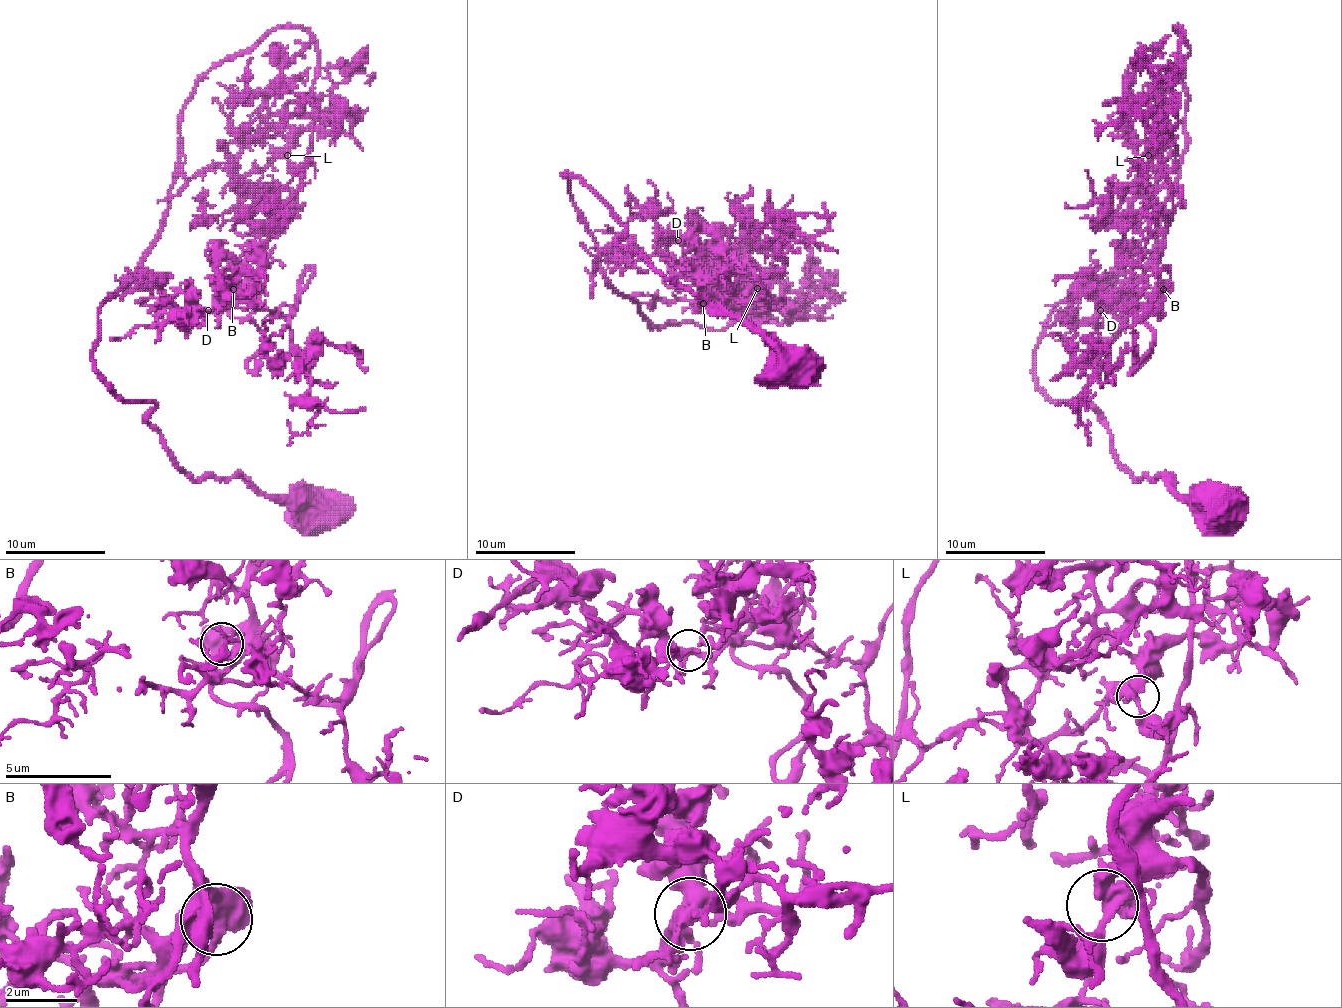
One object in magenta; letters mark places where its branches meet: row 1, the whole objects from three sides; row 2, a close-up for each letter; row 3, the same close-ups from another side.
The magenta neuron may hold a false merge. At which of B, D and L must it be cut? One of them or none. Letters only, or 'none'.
none

